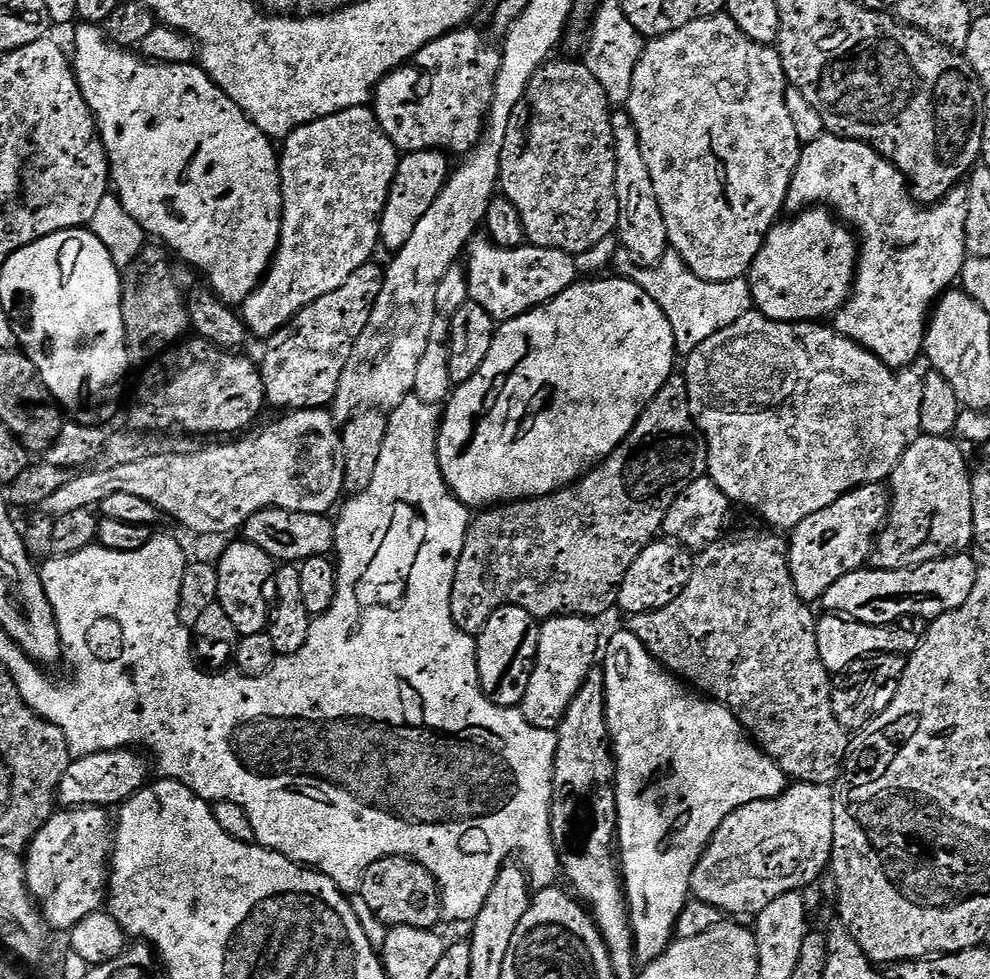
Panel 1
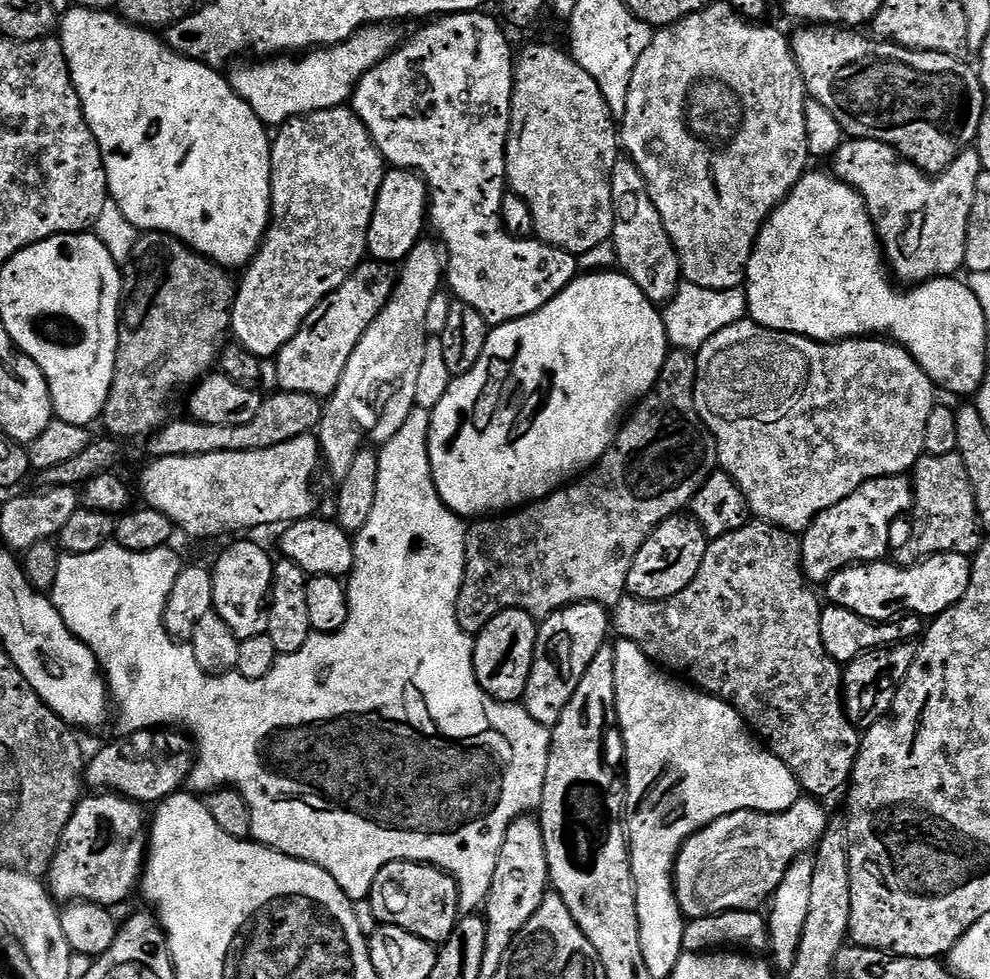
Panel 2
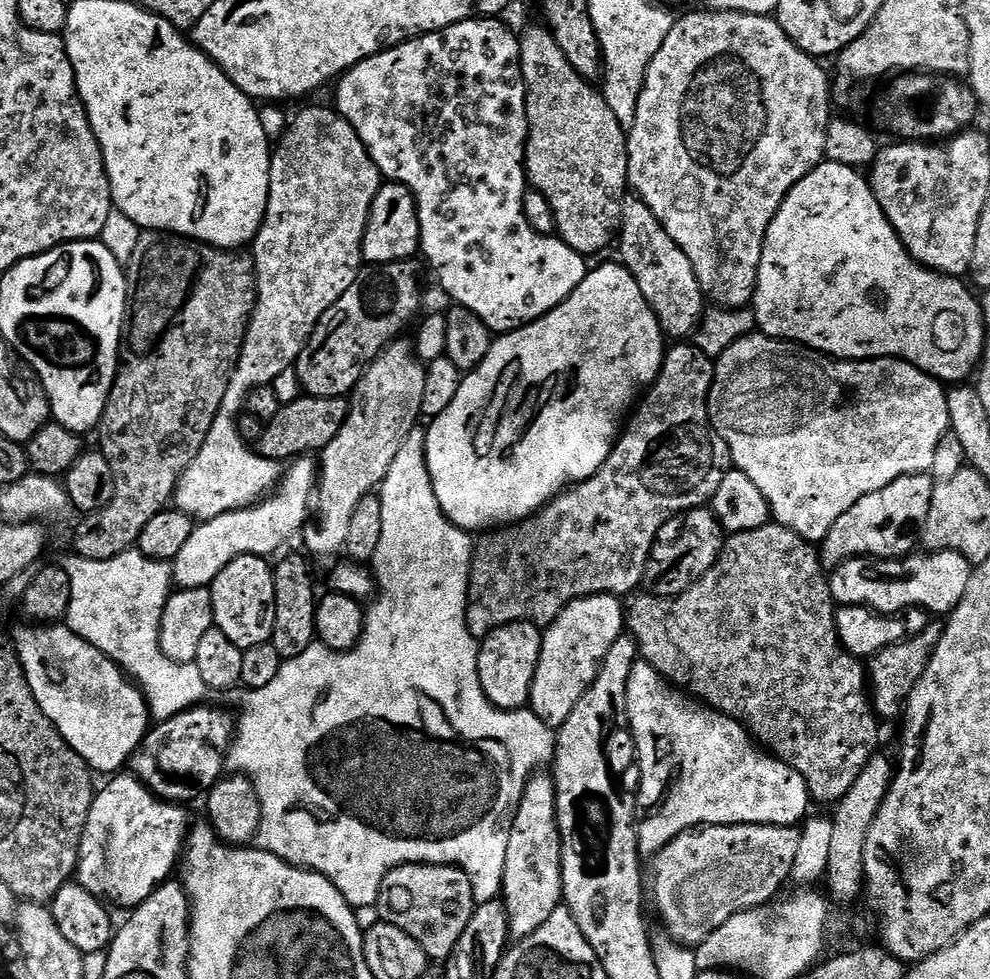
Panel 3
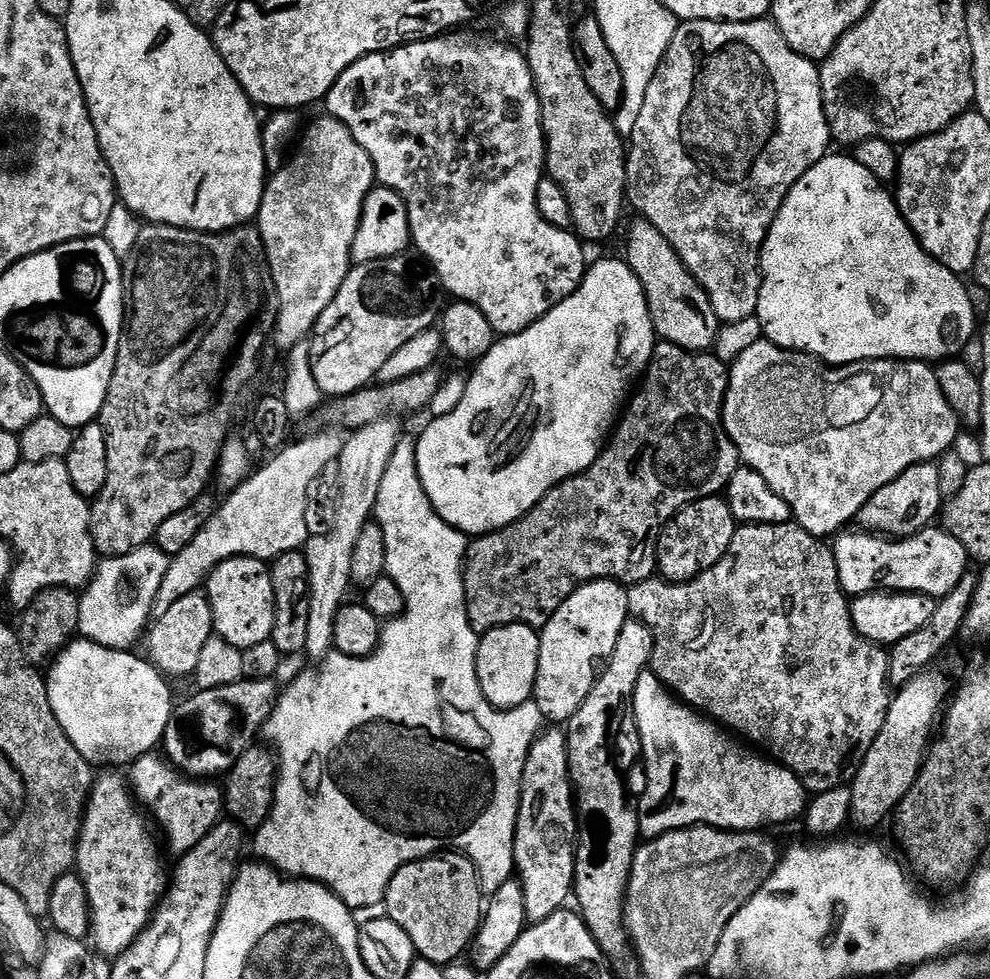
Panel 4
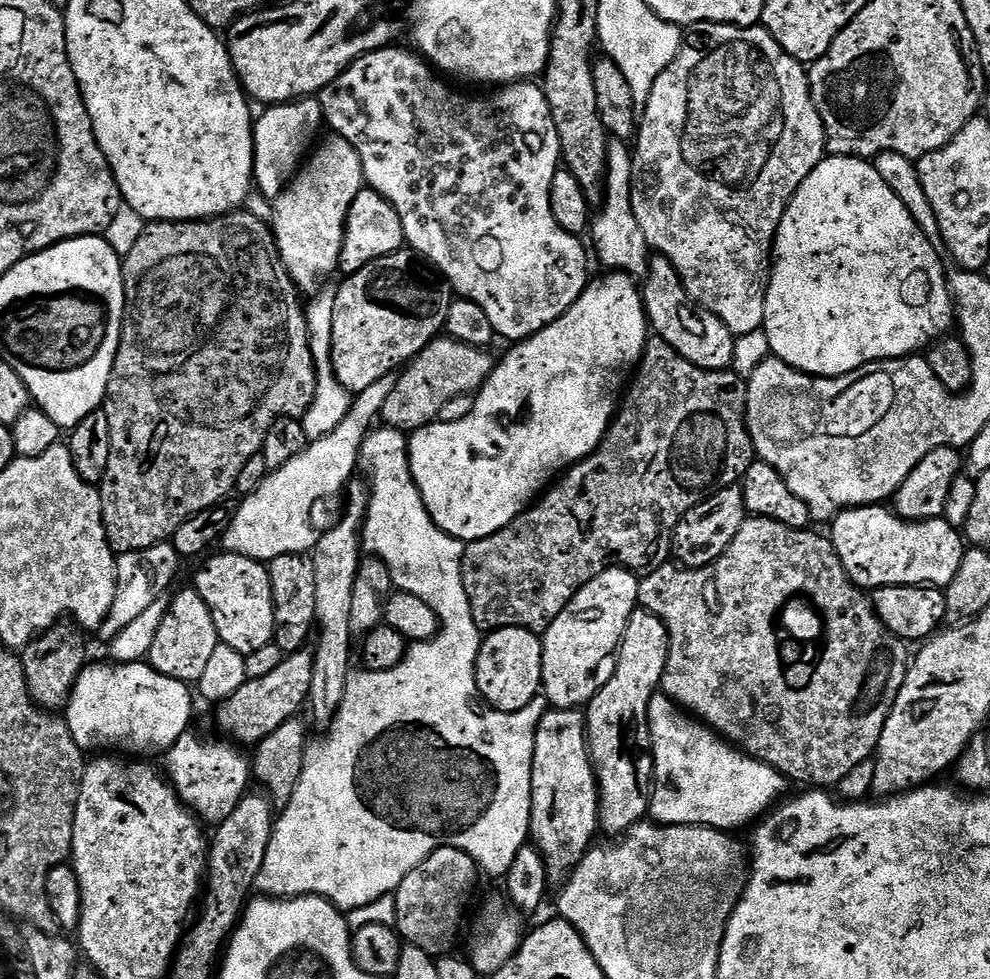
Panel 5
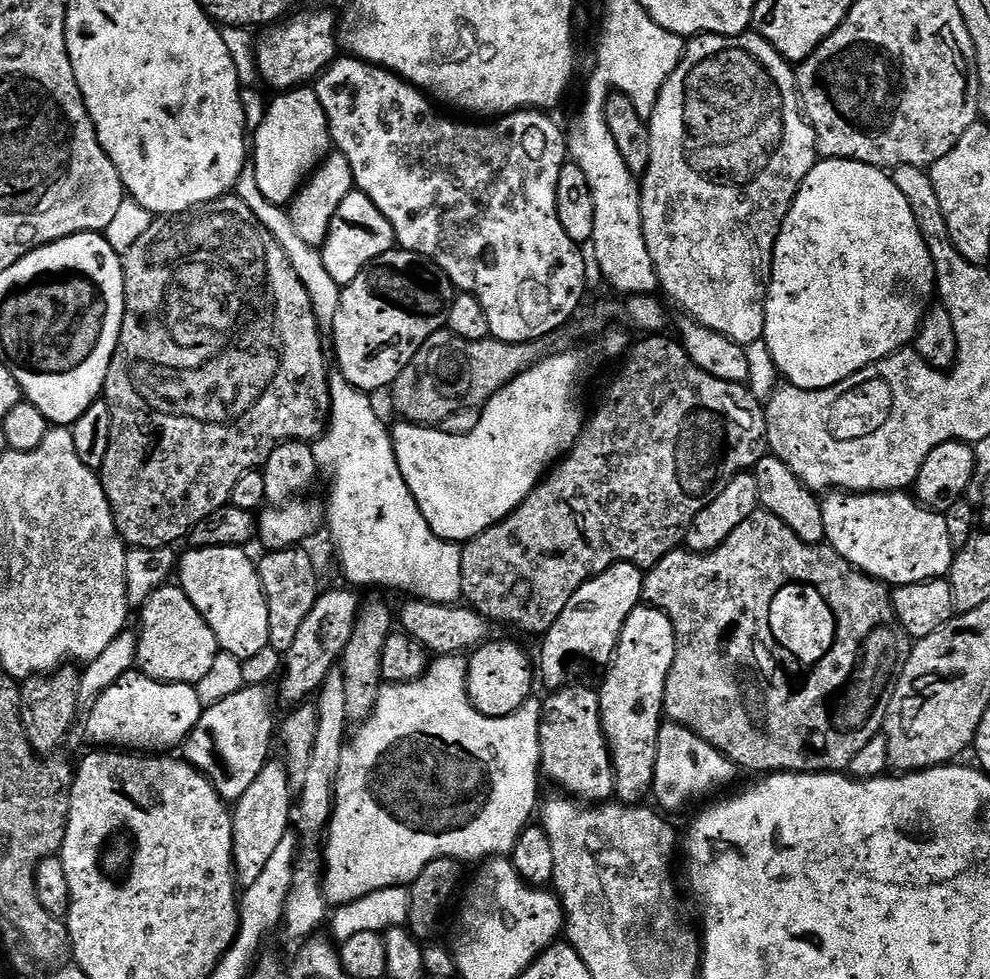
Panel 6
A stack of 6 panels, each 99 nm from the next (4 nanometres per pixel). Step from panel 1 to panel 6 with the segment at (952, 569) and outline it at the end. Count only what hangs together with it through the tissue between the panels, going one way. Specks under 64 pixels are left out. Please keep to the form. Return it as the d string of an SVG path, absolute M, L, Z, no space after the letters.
M832 490L821 499L822 526L827 547L833 548L860 572L883 580L889 586L925 584L927 580L947 577L952 570L954 549L948 521L939 511L924 507L915 495L898 492L846 492Z

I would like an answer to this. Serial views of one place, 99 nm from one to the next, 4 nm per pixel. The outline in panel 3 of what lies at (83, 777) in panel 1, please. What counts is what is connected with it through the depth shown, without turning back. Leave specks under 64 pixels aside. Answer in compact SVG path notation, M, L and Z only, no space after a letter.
M208 707L188 708L171 716L169 720L159 721L155 726L149 727L138 750L134 750L130 759L131 775L138 777L161 800L188 802L184 800L196 800L199 796L200 800L225 775L228 745L234 735L234 716L224 708Z

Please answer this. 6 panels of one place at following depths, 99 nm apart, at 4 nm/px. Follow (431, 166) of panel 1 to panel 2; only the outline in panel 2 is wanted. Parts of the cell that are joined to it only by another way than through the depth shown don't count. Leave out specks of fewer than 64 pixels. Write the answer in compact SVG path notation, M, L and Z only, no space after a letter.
M407 168L385 171L368 231L367 255L373 260L403 262L425 235L429 203L428 185L418 173L410 172Z

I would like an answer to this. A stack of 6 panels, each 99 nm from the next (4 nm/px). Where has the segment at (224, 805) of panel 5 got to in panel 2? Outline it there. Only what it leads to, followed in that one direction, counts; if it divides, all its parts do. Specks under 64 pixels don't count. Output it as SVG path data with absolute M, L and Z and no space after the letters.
M88 795L81 799L62 834L46 887L57 902L100 904L112 910L132 891L135 893L140 883L149 837L145 809L124 796Z

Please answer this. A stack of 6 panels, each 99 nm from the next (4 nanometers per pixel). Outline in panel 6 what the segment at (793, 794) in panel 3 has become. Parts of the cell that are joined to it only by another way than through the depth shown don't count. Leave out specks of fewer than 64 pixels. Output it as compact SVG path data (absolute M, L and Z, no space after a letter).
M661 723L651 795L656 796L655 803L665 813L676 812L679 808L702 799L703 796L715 797L717 795L715 792L719 788L726 787L736 775L738 775L736 765L726 759L714 746L710 746L710 742L706 742L681 724Z

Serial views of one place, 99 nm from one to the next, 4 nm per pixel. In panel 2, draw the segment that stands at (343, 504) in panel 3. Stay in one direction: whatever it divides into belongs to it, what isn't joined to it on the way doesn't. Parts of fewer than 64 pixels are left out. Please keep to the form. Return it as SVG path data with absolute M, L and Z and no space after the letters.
M428 238L421 239L399 265L396 288L392 296L386 302L382 314L374 318L366 334L362 334L358 346L354 346L354 354L350 354L350 362L346 362L346 370L342 370L338 386L323 405L318 429L318 448L322 453L322 460L328 463L329 470L333 472L333 477L342 477L346 470L350 470L350 462L354 462L356 455L361 452L363 444L360 443L363 440L376 444L372 446L382 446L390 438L394 438L394 434L402 430L402 422L410 418L413 408L416 407L418 373L422 370L422 358L426 358L428 353L430 334L426 330L426 313L434 294L441 291L445 280L446 260L442 255L441 245L436 242L431 244Z

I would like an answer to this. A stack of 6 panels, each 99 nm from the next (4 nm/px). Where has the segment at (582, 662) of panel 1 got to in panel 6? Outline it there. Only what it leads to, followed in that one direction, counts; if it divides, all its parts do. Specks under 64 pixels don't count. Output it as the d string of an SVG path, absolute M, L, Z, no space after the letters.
M618 563L612 568L607 568L602 574L598 574L593 580L587 580L584 585L566 602L566 610L550 626L548 632L543 633L544 645L540 648L540 660L538 656L538 676L544 679L544 684L548 690L559 690L569 683L568 671L575 666L579 660L589 660L592 664L607 665L616 654L616 643L620 641L622 626L626 618L641 603L644 595L645 573L634 564Z

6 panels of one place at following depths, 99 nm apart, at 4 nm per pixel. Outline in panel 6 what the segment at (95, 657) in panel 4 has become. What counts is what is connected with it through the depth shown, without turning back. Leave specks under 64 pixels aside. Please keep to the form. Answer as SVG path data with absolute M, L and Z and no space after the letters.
M131 670L118 678L94 702L93 708L86 712L88 721L84 732L93 740L93 745L107 746L112 750L127 750L133 754L164 754L176 750L188 739L196 728L202 711L202 697L191 684L164 684L161 680L152 680L139 670Z

